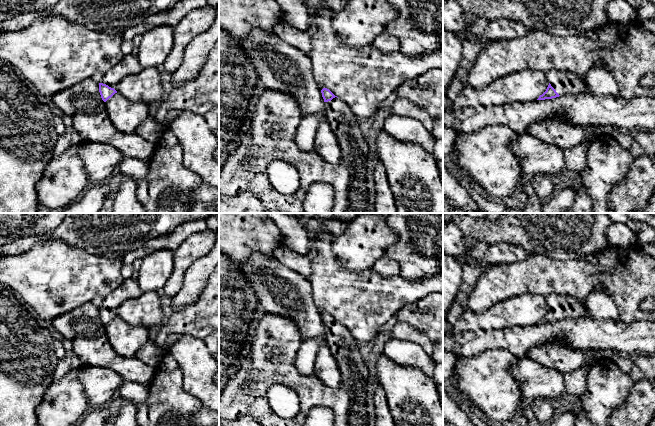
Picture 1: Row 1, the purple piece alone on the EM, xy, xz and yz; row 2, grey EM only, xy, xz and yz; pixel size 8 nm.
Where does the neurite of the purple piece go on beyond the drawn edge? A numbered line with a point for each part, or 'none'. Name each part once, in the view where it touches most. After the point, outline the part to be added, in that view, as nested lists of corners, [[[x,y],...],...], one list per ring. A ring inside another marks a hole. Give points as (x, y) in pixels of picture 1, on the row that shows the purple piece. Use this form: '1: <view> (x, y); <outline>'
1: xy (129, 64); [[[132,53],[124,55],[118,64],[103,75],[101,83],[116,90],[116,86],[121,79],[128,75],[139,73],[142,69],[143,67],[140,65],[137,56]]]

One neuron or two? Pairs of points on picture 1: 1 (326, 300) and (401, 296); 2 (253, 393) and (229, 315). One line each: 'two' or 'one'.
1: one
2: two

